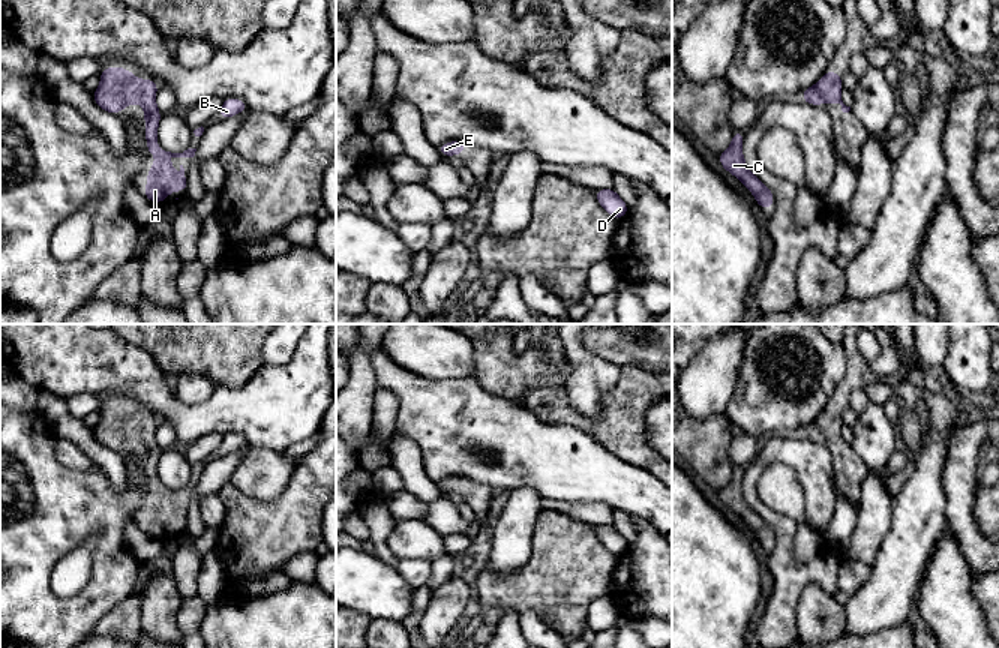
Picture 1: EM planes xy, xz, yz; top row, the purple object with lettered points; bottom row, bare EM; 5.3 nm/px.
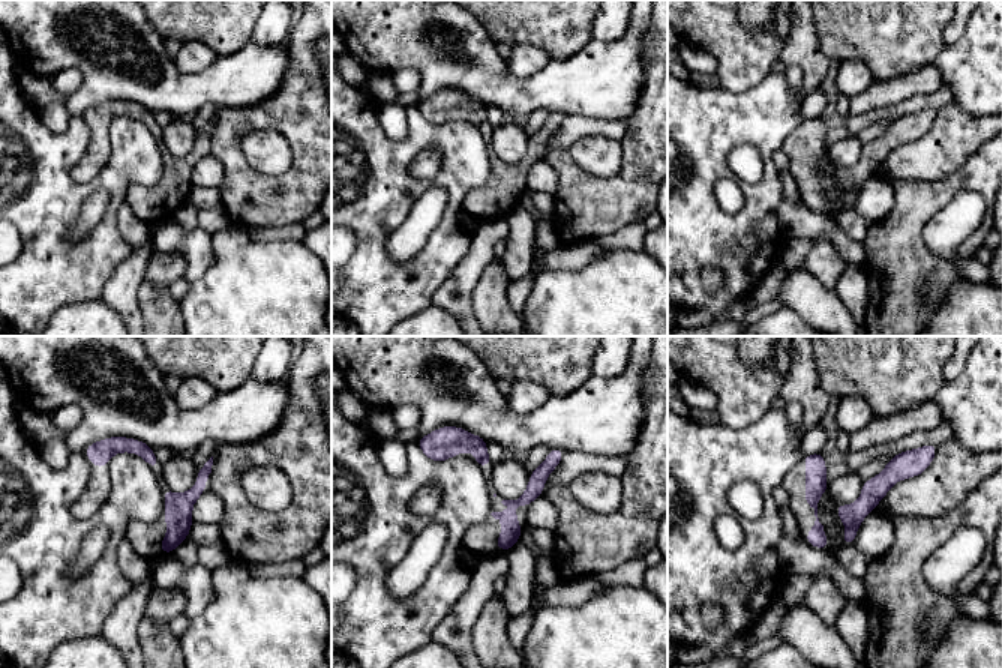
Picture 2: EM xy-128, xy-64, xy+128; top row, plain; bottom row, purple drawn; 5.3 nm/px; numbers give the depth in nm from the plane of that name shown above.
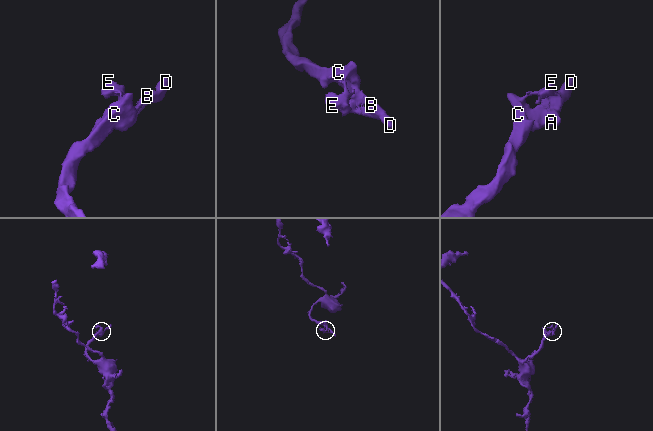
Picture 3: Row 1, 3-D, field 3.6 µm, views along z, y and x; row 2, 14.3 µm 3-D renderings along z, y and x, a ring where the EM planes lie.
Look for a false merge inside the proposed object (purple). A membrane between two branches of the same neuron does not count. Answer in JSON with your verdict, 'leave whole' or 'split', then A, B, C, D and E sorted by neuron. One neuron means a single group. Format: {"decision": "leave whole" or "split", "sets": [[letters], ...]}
{"decision": "leave whole", "sets": [["A", "B", "C", "D", "E"]]}

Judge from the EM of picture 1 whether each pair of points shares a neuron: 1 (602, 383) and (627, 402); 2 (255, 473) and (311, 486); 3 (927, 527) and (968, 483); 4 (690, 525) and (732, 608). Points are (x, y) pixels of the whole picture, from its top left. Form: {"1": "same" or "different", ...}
{"1": "different", "2": "different", "3": "different", "4": "same"}

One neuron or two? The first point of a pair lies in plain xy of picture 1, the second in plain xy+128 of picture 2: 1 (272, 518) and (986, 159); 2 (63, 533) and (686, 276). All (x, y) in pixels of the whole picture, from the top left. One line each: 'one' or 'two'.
1: one
2: one

